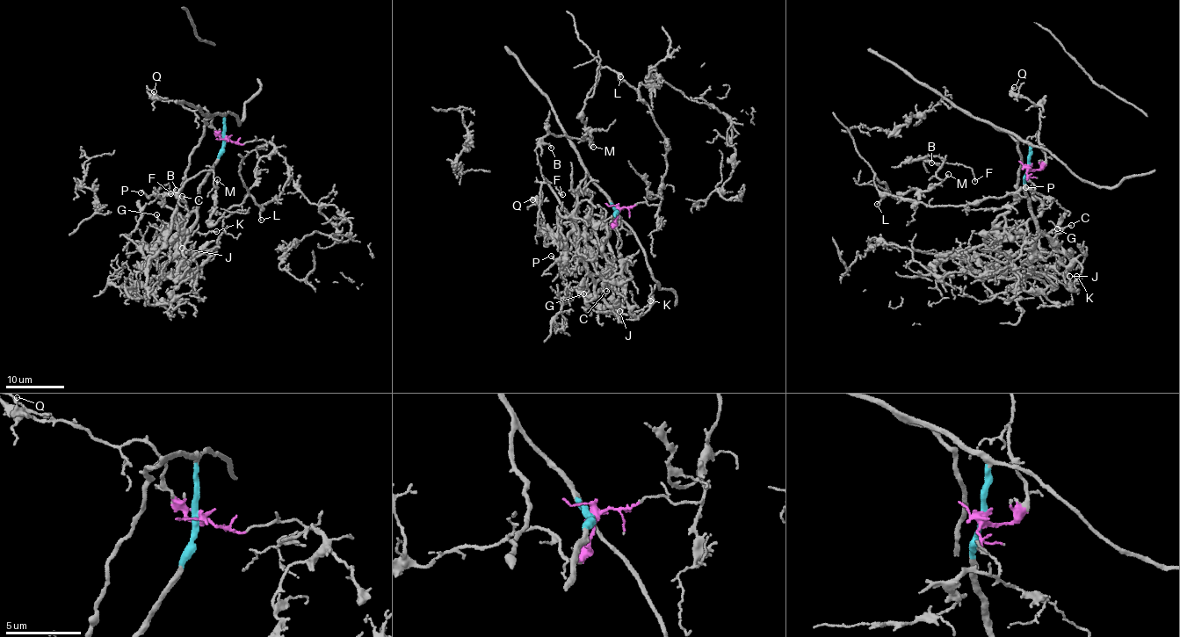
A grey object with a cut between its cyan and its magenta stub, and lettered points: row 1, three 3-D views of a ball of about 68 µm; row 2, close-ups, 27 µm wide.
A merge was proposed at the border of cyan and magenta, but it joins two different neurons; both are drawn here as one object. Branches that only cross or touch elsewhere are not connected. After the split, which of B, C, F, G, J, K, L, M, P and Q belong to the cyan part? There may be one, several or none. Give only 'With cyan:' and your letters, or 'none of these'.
With cyan: C, G, J, K, P

